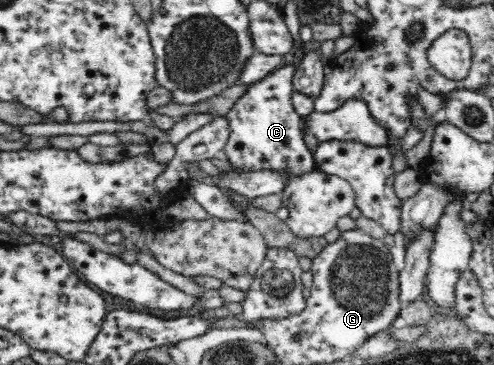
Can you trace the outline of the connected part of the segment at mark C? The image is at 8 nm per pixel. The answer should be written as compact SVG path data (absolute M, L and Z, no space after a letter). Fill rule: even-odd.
M292 64L278 66L260 81L250 84L244 95L225 115L228 126L230 126L230 135L221 156L228 158L232 166L241 170L240 173L246 171L281 171L281 173L289 173L288 185L294 177L304 175L304 173L312 173L316 169L317 164L303 138L302 117L296 113L293 106L292 79L294 71L295 67Z

